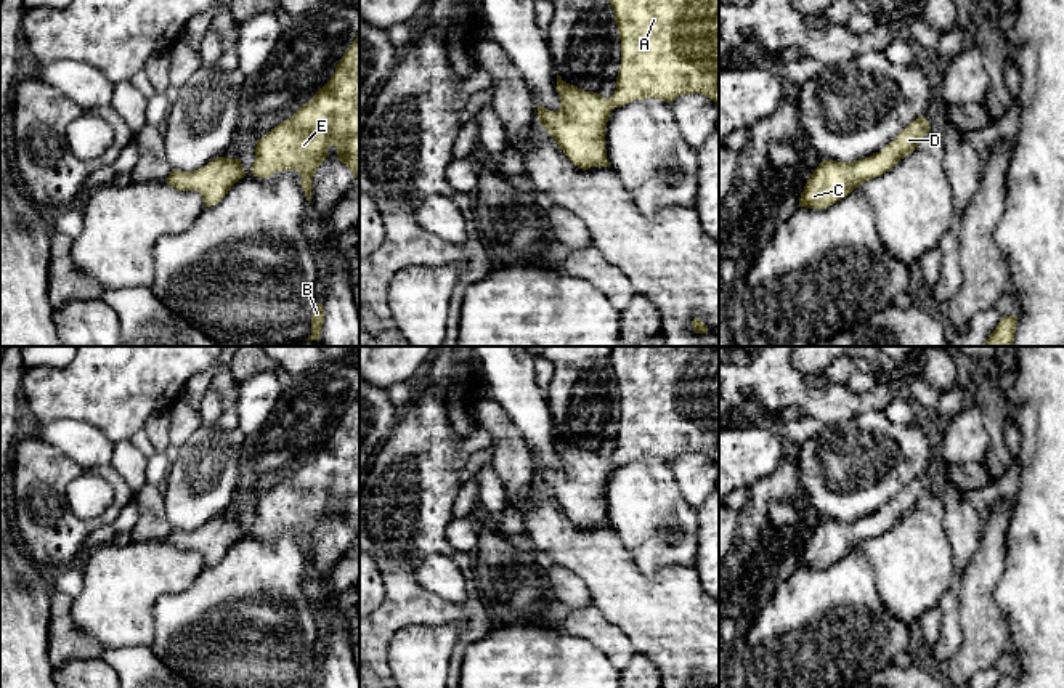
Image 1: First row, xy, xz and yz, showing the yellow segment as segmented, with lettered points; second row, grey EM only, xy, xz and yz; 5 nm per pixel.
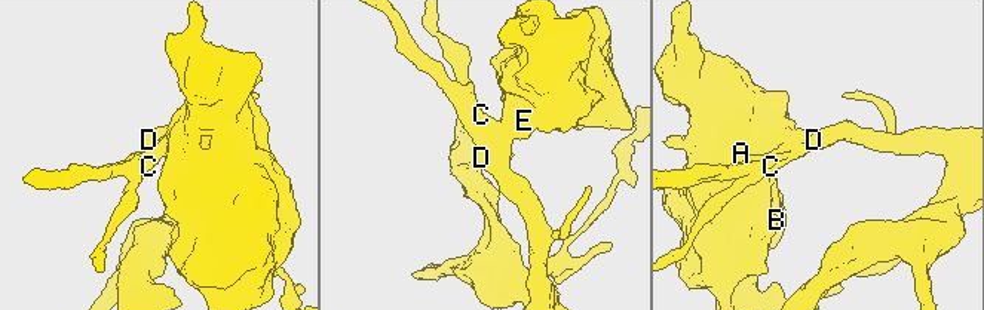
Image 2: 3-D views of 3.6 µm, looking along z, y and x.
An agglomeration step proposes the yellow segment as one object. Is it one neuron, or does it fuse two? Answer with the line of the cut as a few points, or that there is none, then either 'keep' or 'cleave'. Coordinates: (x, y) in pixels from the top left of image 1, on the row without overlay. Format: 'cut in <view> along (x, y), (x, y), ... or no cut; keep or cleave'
no cut; keep

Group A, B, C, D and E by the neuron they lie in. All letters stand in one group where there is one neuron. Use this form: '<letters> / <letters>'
A B C D E

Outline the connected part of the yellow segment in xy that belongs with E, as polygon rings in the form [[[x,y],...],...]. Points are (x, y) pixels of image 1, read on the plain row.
[[[359,396],[313,459],[257,500],[250,532],[266,537],[281,529],[298,531],[310,565],[311,537],[331,505],[359,537]]]

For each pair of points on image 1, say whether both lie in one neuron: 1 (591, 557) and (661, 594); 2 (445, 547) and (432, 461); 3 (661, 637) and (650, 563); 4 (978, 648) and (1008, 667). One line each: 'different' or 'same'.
1: same
2: same
3: different
4: different

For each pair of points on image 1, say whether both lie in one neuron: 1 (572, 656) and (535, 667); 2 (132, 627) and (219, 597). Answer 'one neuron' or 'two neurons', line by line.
1: one neuron
2: two neurons

